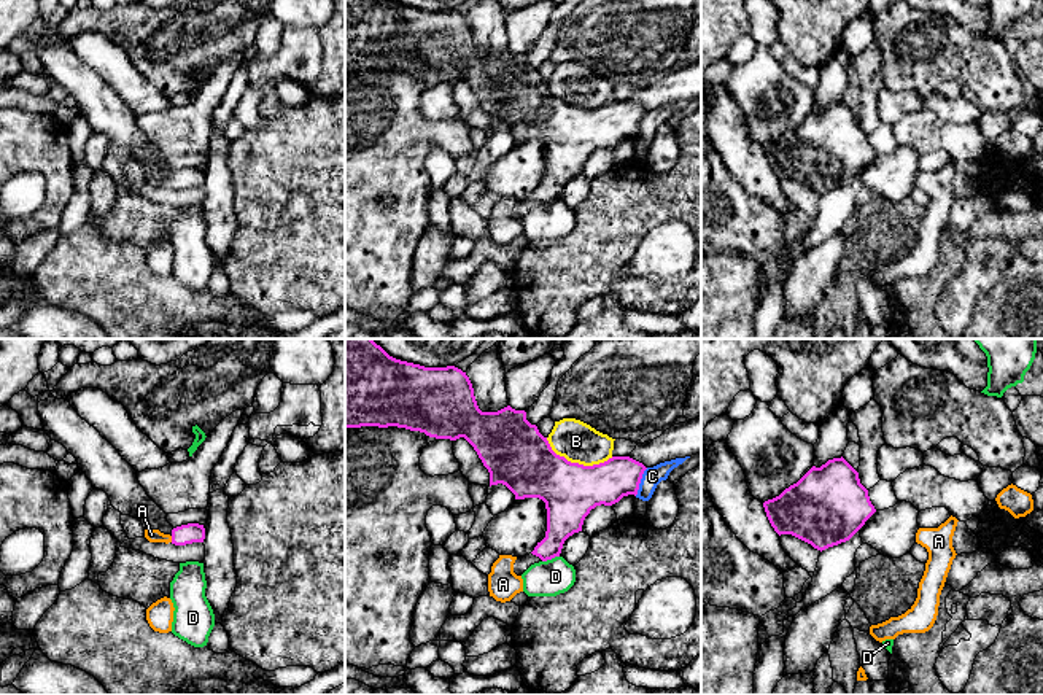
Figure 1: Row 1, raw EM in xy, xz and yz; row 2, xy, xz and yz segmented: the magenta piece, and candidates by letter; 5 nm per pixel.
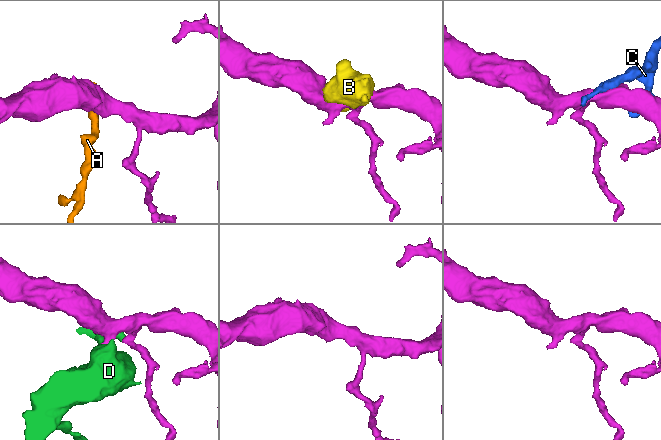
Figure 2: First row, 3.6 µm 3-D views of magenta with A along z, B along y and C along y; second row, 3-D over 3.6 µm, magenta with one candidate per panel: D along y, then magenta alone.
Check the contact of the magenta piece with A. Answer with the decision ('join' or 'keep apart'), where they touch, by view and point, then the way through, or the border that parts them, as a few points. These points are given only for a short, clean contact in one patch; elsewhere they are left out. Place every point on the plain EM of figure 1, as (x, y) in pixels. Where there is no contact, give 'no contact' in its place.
join; meets magenta in xy at (172, 183); runs through xy (189, 177), (172, 183), (151, 178)

